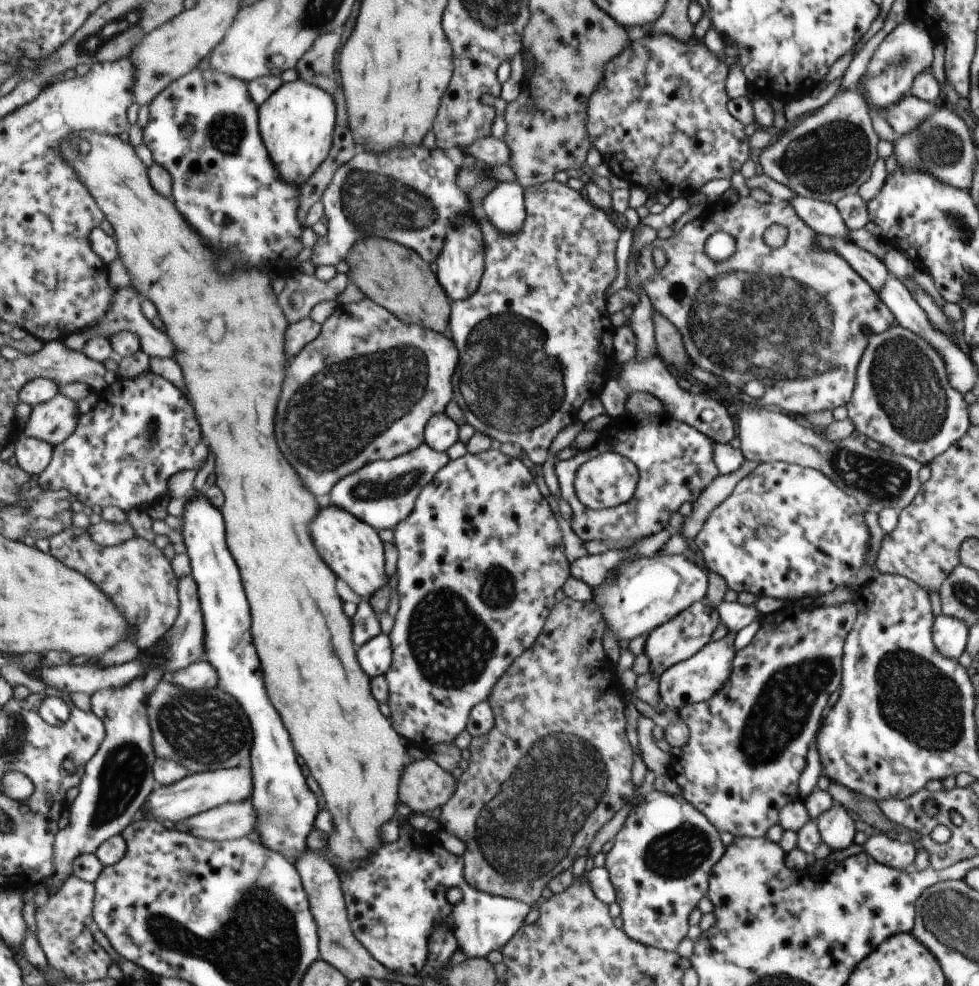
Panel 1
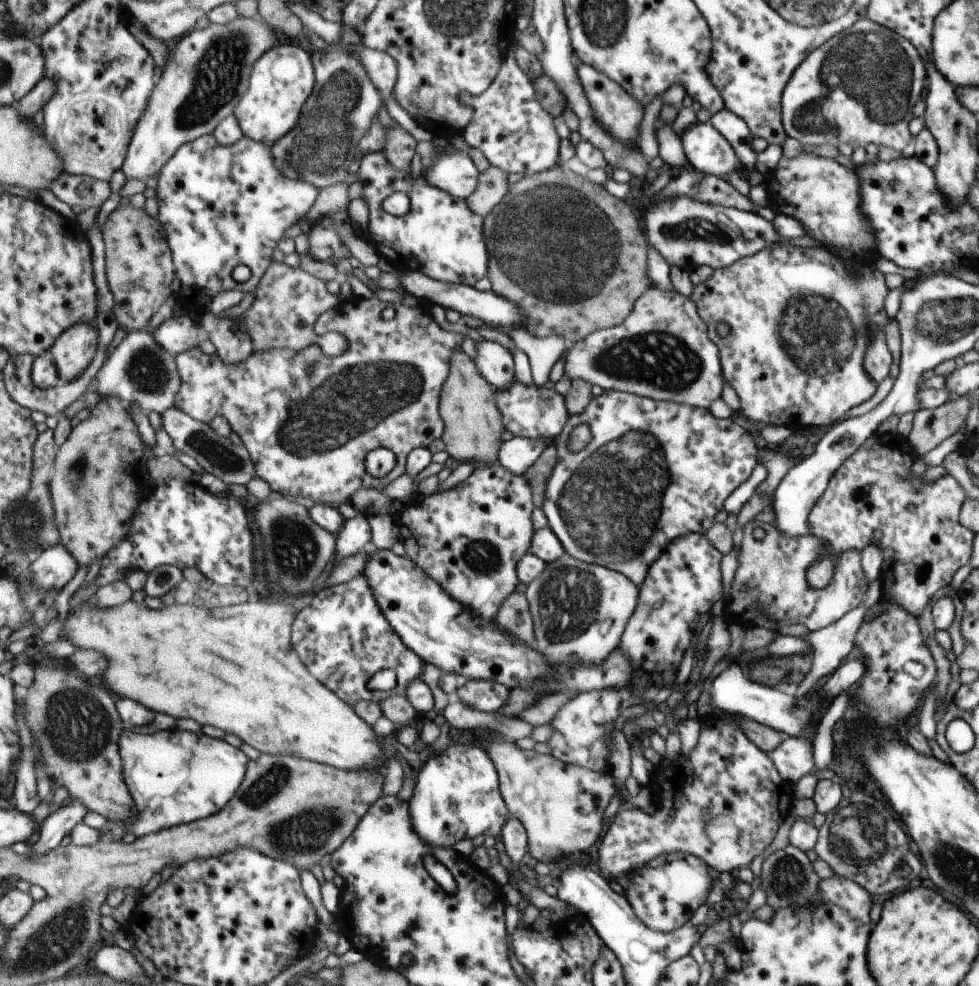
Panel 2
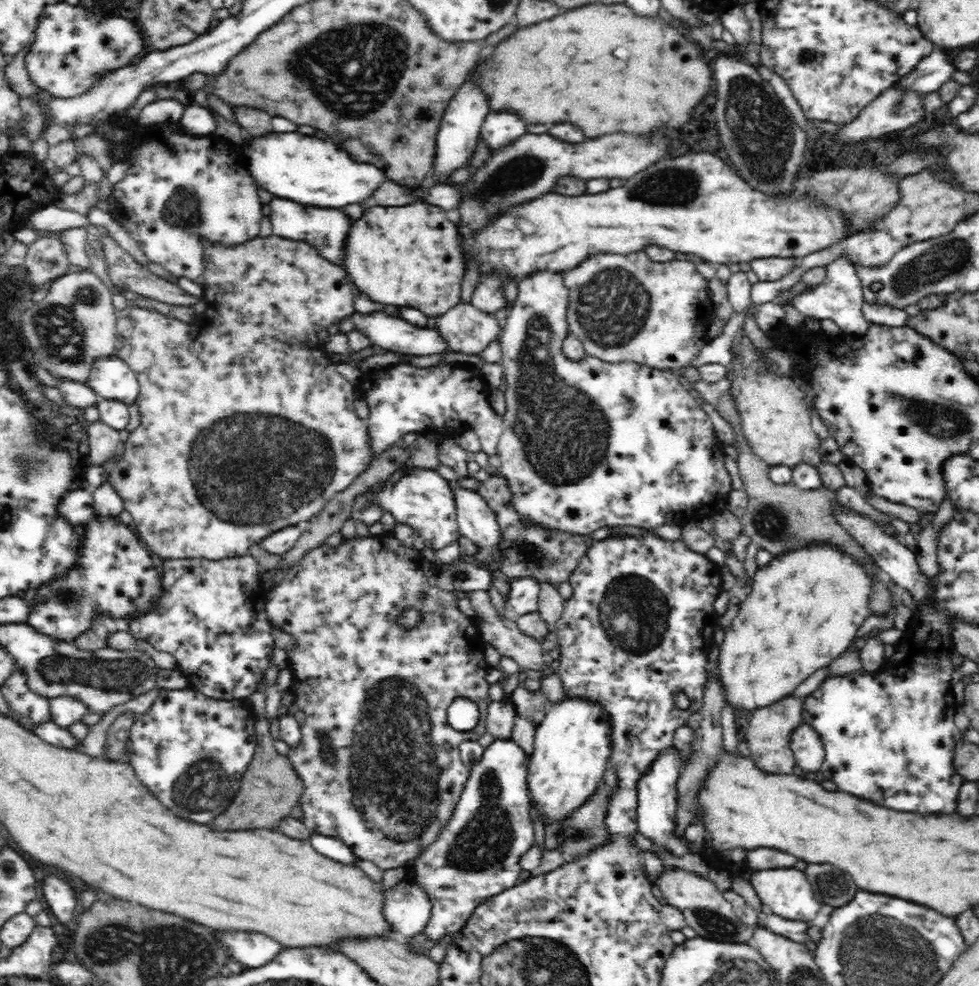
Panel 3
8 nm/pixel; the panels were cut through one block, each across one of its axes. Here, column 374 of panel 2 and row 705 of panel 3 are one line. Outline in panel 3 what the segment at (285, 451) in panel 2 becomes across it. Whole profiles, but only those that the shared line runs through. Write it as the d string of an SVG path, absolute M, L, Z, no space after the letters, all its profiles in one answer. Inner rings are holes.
M372 536L372 538L352 538L352 540L344 540L344 542L340 542L338 544L338 548L328 548L328 546L320 545L320 548L314 547L310 549L295 565L291 566L288 571L284 572L282 579L269 590L268 600L266 600L265 611L266 617L269 618L270 623L274 623L274 626L278 627L278 629L283 632L288 633L294 638L294 643L289 649L286 649L287 658L288 658L288 668L292 670L293 673L293 684L294 686L297 683L306 684L306 686L311 686L310 690L312 692L296 692L296 689L292 689L292 693L294 701L296 702L299 710L302 710L305 717L304 725L301 727L301 740L298 746L290 747L290 750L287 753L287 757L290 759L291 764L295 768L295 772L297 772L297 776L301 778L303 781L303 786L305 789L303 790L302 796L299 800L299 806L302 807L304 811L303 823L306 825L310 834L323 834L326 836L334 837L340 839L342 842L346 843L346 846L350 847L350 850L358 856L360 859L370 860L380 869L386 870L389 868L396 868L400 866L400 854L378 854L378 848L380 848L380 844L382 844L382 848L388 848L388 842L398 842L398 844L410 844L410 842L414 842L414 852L418 850L421 852L425 849L426 846L430 846L436 841L438 837L438 832L442 829L442 826L446 826L446 822L449 822L450 816L453 814L453 810L455 806L458 804L459 798L462 794L462 790L464 790L464 786L466 784L466 780L468 780L468 776L470 774L470 767L466 766L464 762L462 762L462 758L460 757L460 751L458 750L458 746L462 744L462 742L466 742L466 740L474 740L477 741L480 736L486 733L486 717L488 716L487 710L488 705L491 703L488 690L489 690L489 682L486 680L487 671L491 667L488 665L486 658L484 657L484 650L488 648L488 643L486 643L478 630L477 623L473 618L464 615L462 612L458 611L458 606L456 605L456 601L458 598L452 593L452 591L446 591L438 587L436 582L437 571L432 572L432 570L420 570L420 566L424 564L427 560L424 560L424 556L420 556L421 551L416 552L416 550L412 550L412 548L404 548L404 546L400 546L400 542L396 540L395 536ZM414 609L420 613L420 622L416 624L416 626L412 626L412 628L406 628L400 624L399 618L401 614L405 610ZM454 698L469 698L472 702L475 702L479 706L479 711L481 712L481 717L479 723L472 729L467 731L456 731L454 728L450 727L447 721L446 710L450 704L452 704L452 700ZM318 732L323 732L327 734L327 738L329 738L329 744L331 744L331 748L335 750L335 761L333 763L324 763L324 759L322 759L322 755L319 754L320 749L320 739L318 739Z

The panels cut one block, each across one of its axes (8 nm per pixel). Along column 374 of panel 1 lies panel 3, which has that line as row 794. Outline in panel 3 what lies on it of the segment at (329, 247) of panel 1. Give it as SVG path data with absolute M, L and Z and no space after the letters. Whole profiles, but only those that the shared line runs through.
M188 686L184 692L176 692L176 690L159 691L158 697L153 702L153 705L150 706L146 713L139 714L134 721L134 724L131 726L128 740L126 740L126 752L124 752L123 760L132 765L132 769L134 769L134 773L136 773L138 780L140 780L140 782L144 784L144 786L146 786L146 788L148 788L148 790L150 790L150 792L152 792L166 808L170 808L176 816L180 816L180 818L192 822L208 824L213 818L216 818L216 816L221 815L228 809L230 804L232 804L236 793L240 790L244 773L254 758L257 745L255 718L256 712L246 699L211 699L204 696L204 694L199 693L197 690L192 689L190 686Z

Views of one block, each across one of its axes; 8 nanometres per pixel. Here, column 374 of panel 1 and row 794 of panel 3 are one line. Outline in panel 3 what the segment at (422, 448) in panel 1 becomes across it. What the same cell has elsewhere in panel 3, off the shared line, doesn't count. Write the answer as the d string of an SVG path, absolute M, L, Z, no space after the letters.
M494 739L485 747L481 758L470 767L470 774L458 804L449 822L442 826L433 844L426 846L412 865L406 866L404 882L418 884L432 904L428 925L421 934L430 941L440 941L447 935L455 934L467 924L474 910L487 898L513 888L524 871L519 865L520 858L532 848L535 842L535 825L530 809L530 796L527 790L529 758L521 747L510 739Z

